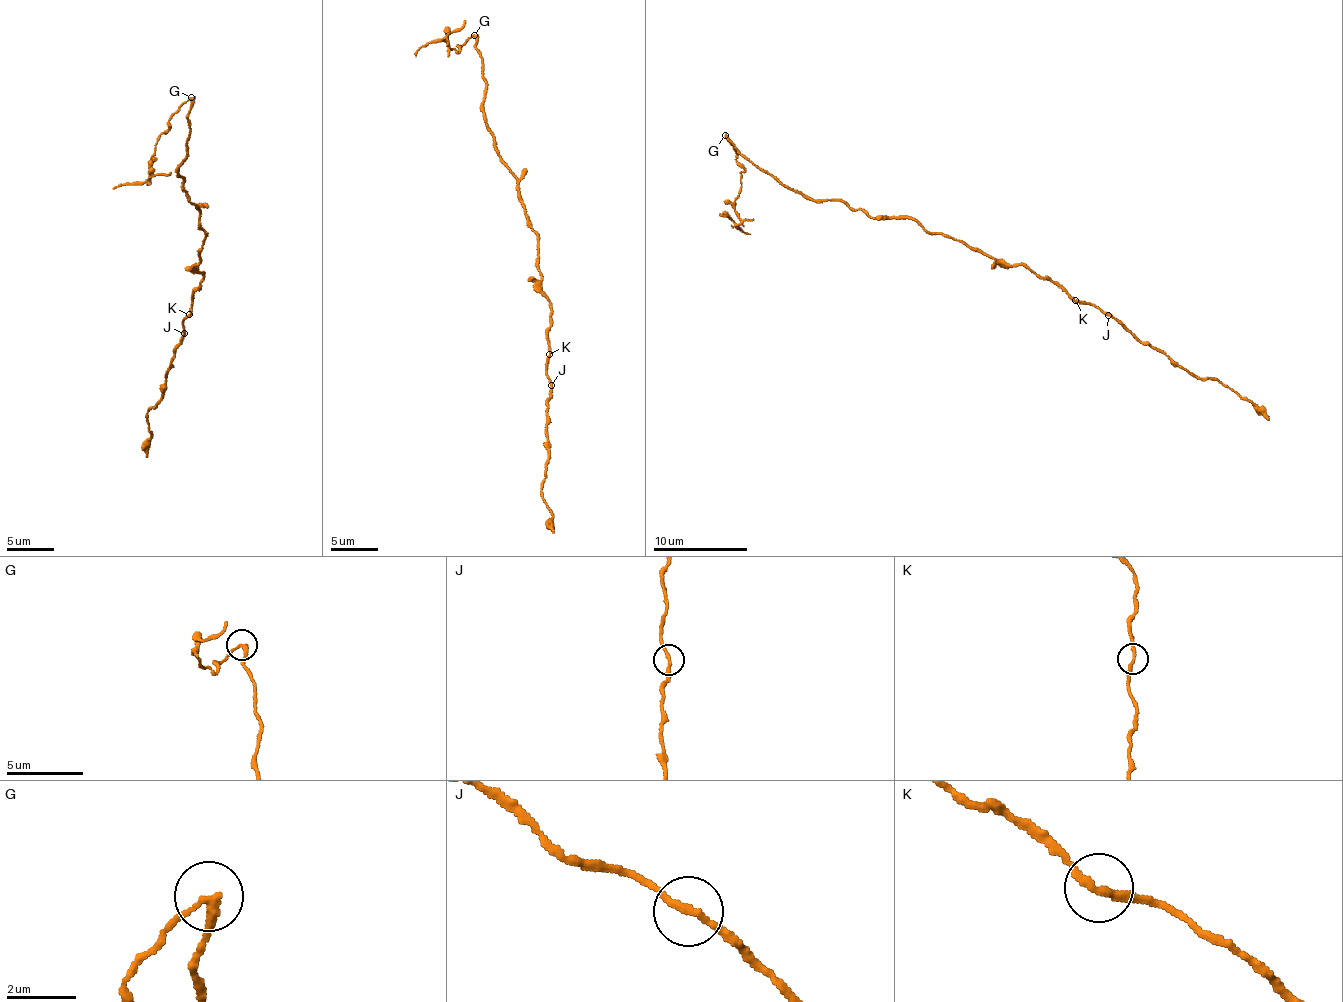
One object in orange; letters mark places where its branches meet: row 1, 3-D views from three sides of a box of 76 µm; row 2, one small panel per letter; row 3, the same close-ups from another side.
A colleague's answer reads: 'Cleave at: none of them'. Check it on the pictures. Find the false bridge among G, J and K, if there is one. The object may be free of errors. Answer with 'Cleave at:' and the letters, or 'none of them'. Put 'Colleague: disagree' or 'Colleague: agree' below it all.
Cleave at: G
Colleague: disagree

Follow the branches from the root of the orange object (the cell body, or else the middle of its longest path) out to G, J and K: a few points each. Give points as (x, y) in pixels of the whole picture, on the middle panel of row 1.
G: (532, 231), (520, 198), (518, 177), (500, 157), (484, 117), (485, 84), (475, 35)
J: (532, 231), (537, 235), (541, 290), (546, 294), (552, 318), (547, 365), (551, 385)
K: (532, 231), (537, 235), (541, 290), (546, 294), (551, 310), (549, 354)

